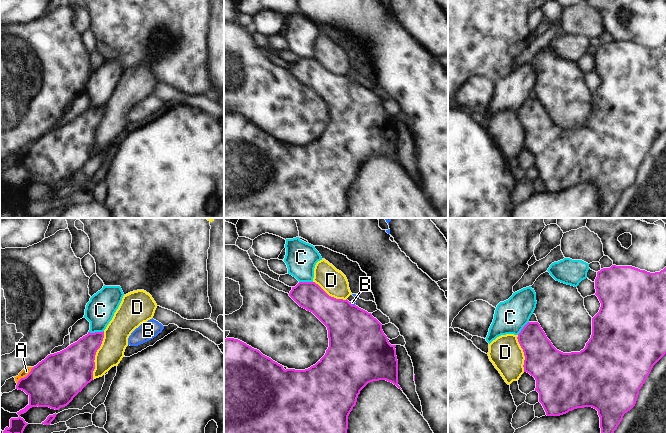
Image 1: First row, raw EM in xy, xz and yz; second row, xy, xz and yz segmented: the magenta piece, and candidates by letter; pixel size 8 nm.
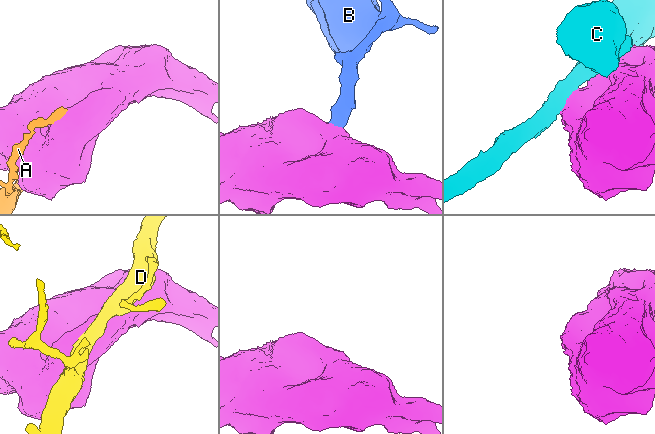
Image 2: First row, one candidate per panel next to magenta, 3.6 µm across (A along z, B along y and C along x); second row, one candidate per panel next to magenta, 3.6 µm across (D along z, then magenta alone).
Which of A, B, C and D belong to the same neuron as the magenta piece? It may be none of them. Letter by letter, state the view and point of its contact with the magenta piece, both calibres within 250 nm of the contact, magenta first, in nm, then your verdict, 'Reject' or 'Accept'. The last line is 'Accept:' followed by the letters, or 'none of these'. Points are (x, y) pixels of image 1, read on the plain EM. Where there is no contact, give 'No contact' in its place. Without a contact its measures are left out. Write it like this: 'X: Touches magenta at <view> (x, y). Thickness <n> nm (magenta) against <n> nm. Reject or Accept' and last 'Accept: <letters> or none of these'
A: Touches magenta at xy (26, 152). Thickness 400 nm (magenta) against 60 nm. Reject
B: Touches magenta at xz (351, 80). Thickness 420 nm (magenta) against 40 nm. Accept
C: Touches magenta at xy (96, 108). Thickness 240 nm (magenta) against 220 nm. Reject
D: Touches magenta at xy (95, 130). Thickness 360 nm (magenta) against 200 nm. Reject
Accept: B

